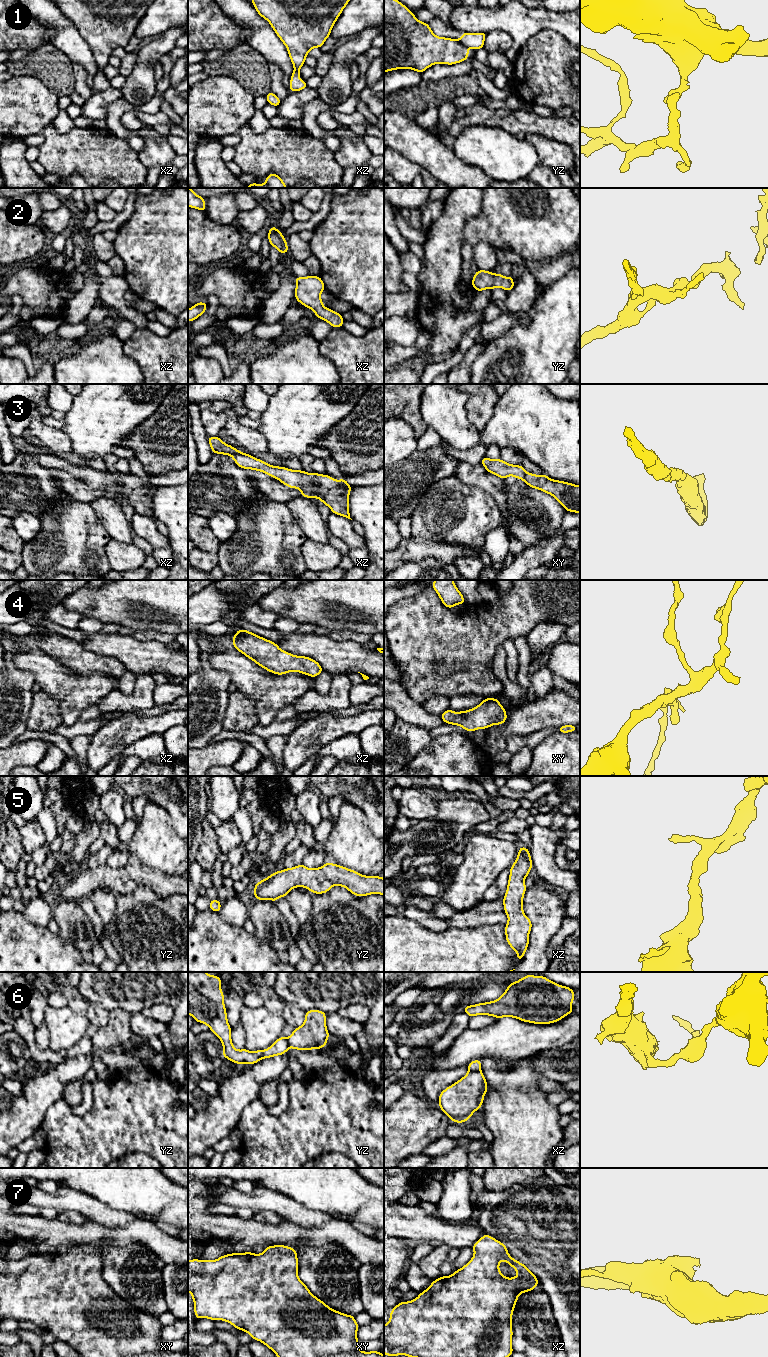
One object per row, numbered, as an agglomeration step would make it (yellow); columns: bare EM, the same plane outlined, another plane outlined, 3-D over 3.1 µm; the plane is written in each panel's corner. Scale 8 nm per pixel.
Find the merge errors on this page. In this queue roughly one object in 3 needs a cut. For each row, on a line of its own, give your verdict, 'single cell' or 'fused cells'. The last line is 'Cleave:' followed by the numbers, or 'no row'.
1: fused cells
2: single cell
3: single cell
4: single cell
5: single cell
6: fused cells
7: single cell
Cleave: 1, 6

